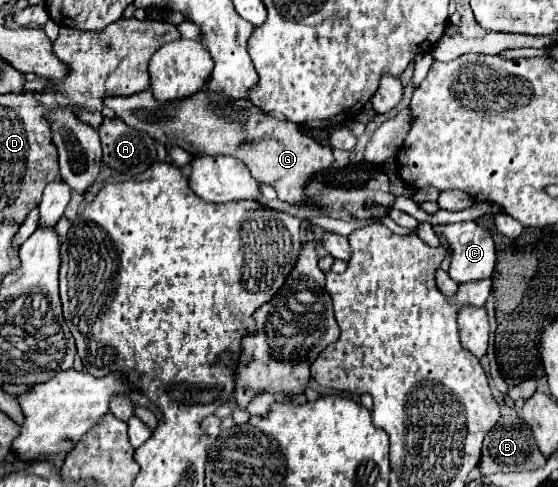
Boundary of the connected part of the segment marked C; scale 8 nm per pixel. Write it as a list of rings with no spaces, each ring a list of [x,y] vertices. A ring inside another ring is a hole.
[[[475,221],[433,225],[433,231],[441,233],[453,249],[449,267],[451,279],[455,279],[457,283],[467,283],[491,277],[497,251],[489,231],[485,231]]]

